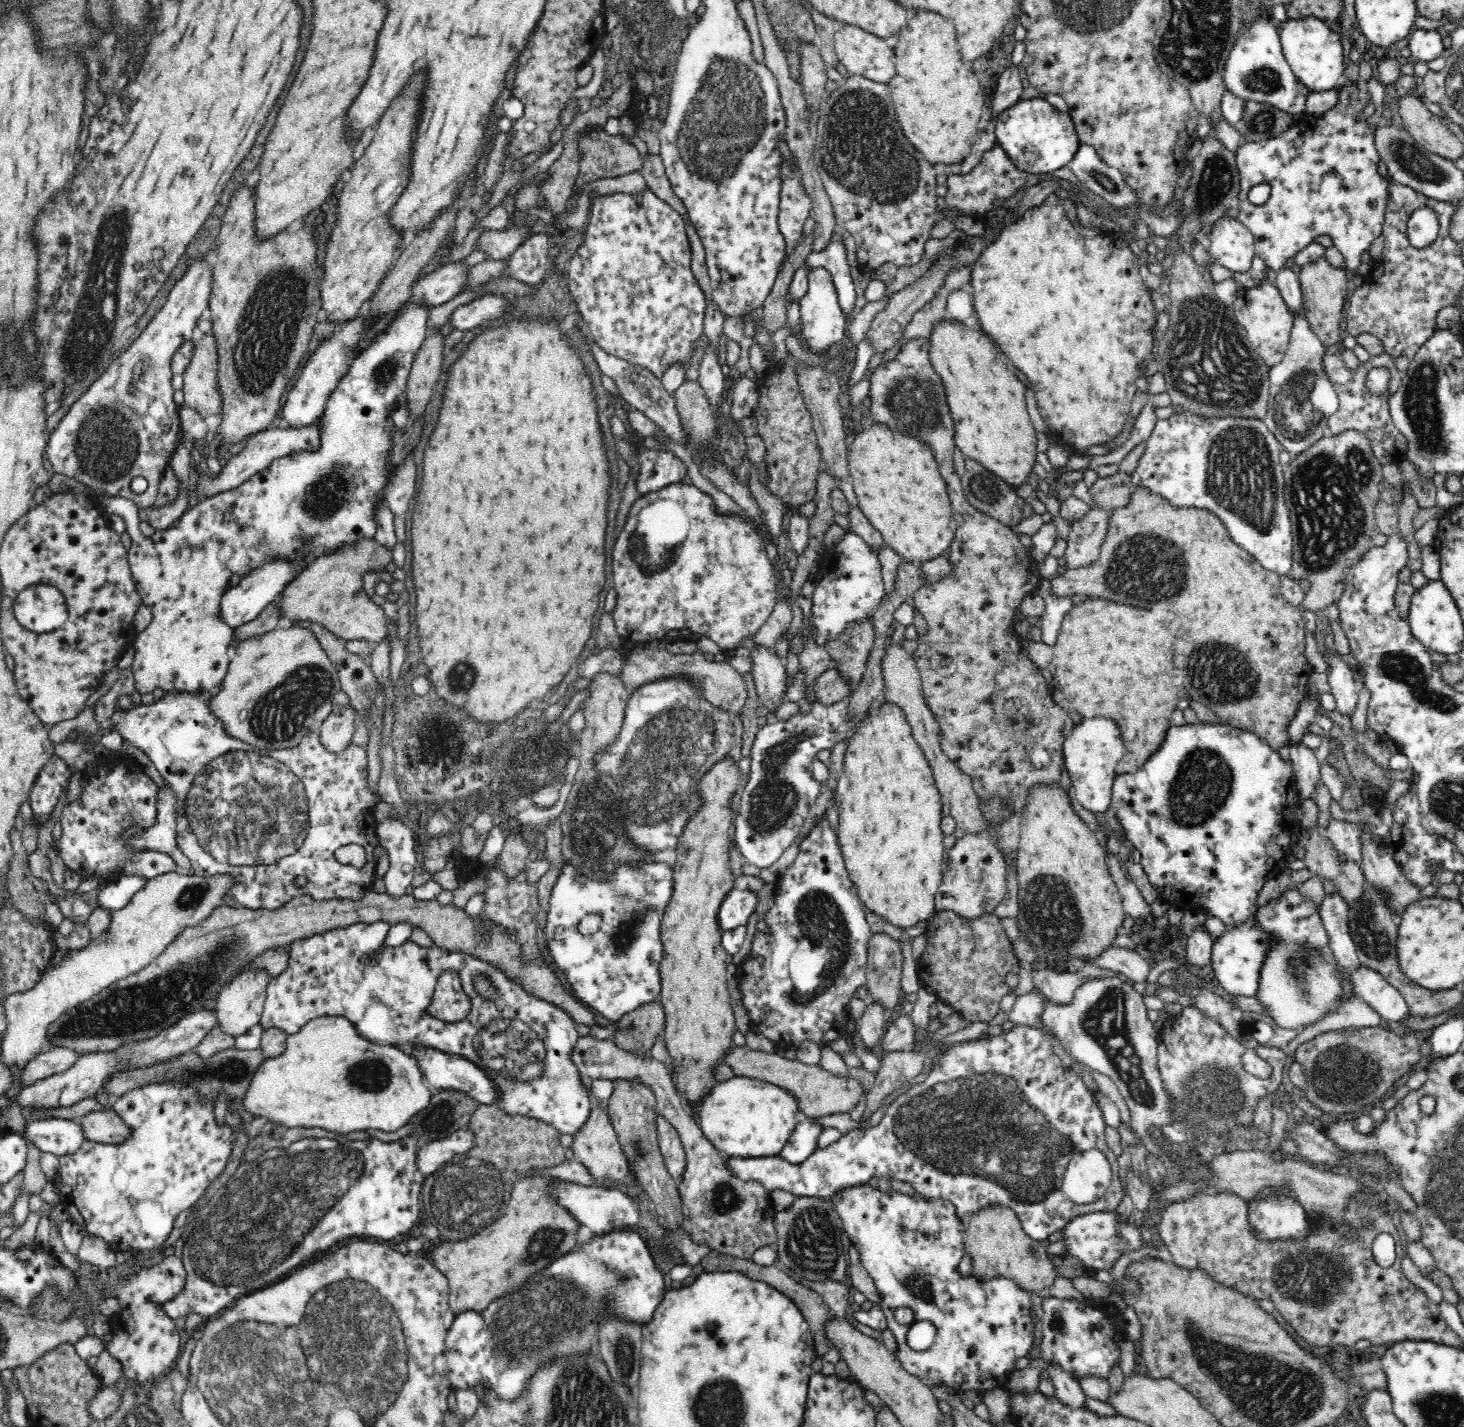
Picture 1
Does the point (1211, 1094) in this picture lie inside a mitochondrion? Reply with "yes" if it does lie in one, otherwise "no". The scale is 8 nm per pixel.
yes

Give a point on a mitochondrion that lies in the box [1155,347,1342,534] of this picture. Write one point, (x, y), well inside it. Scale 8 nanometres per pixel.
(1297, 412)

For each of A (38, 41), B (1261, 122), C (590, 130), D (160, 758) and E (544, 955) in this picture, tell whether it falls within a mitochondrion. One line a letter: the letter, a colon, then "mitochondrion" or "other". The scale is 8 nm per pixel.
A: other
B: mitochondrion
C: other
D: other
E: other

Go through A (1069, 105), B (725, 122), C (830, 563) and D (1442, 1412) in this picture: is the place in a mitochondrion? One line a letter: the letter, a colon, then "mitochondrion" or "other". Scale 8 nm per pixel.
A: other
B: mitochondrion
C: other
D: mitochondrion

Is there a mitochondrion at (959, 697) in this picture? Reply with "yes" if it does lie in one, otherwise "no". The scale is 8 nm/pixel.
yes

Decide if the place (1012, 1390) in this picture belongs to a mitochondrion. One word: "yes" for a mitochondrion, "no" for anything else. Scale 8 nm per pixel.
no

